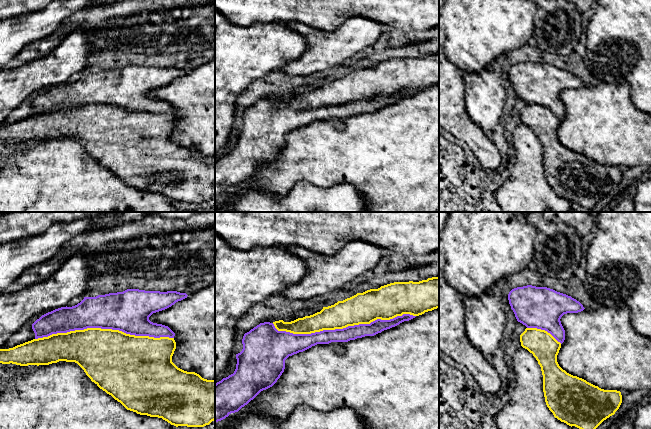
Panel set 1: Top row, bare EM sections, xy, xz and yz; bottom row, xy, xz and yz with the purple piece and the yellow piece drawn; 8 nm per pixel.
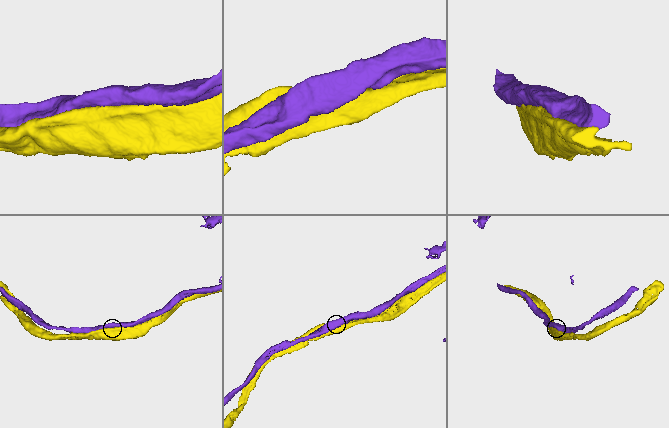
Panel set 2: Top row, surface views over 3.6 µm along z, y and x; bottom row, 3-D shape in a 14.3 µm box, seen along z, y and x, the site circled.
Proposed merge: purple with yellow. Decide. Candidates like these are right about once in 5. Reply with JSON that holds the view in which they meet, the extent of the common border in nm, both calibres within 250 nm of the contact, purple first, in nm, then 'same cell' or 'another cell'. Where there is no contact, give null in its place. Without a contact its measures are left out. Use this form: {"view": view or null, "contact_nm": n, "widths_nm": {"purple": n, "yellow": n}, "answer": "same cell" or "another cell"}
{"view": "xz", "contact_nm": 1150, "widths_nm": {"purple": 110, "yellow": 260}, "answer": "another cell"}

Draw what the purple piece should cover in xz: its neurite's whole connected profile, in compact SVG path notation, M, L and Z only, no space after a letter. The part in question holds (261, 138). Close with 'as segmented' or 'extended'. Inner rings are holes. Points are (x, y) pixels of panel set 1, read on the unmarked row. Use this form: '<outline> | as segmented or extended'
M403 90L390 96L377 95L370 100L323 106L311 110L278 107L273 99L260 99L242 115L243 125L236 130L233 150L215 160L215 198L238 188L261 167L272 163L285 145L285 136L317 120L348 118L374 112L416 92Z | as segmented

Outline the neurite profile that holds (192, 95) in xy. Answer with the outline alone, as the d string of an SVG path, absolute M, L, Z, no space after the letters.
M215 58L188 71L171 83L153 89L149 96L168 102L174 109L176 125L172 138L180 145L215 156Z

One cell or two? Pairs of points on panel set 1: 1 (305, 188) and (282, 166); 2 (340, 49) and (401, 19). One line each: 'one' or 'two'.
1: two
2: two

